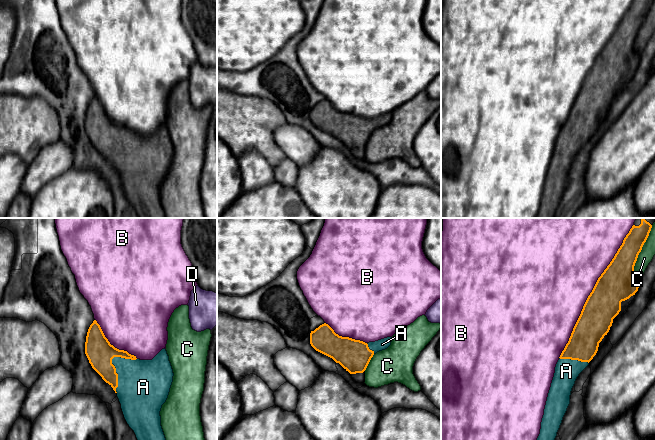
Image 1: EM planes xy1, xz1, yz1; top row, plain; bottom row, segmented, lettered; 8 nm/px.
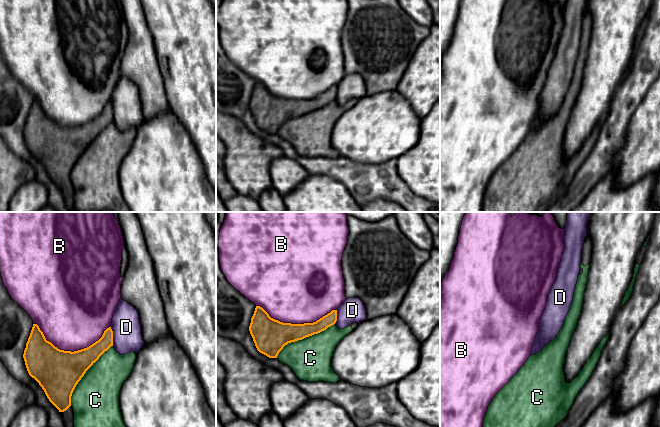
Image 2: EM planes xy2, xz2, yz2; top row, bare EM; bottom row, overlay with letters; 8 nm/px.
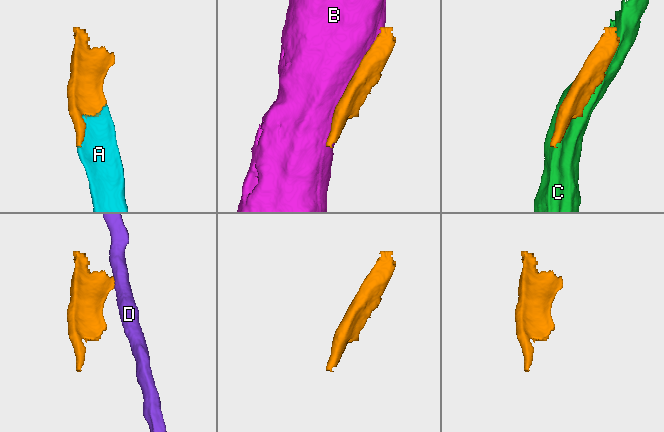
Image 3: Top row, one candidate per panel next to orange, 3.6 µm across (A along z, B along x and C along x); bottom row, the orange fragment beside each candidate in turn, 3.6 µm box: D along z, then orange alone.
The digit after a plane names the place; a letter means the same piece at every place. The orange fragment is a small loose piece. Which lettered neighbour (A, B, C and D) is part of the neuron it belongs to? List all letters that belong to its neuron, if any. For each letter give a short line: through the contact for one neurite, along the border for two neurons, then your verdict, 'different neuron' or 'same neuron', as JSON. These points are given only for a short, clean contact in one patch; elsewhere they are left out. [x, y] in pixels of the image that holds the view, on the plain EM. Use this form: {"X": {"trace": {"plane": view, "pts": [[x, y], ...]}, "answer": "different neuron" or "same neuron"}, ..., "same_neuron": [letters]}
{"A": {"answer": "same neuron"}, "B": {"answer": "different neuron"}, "C": {"answer": "different neuron"}, "D": {"trace": {"plane": "xy2", "pts": [[110, 103], [113, 121]]}, "answer": "different neuron"}, "same_neuron": ["A"]}

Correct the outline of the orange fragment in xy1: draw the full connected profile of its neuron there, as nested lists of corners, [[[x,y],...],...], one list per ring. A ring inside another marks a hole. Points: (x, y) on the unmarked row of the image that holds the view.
[[[94,96],[87,108],[85,130],[92,144],[117,170],[138,218],[166,218],[160,187],[174,152],[166,125],[152,136],[137,135],[111,121]]]

